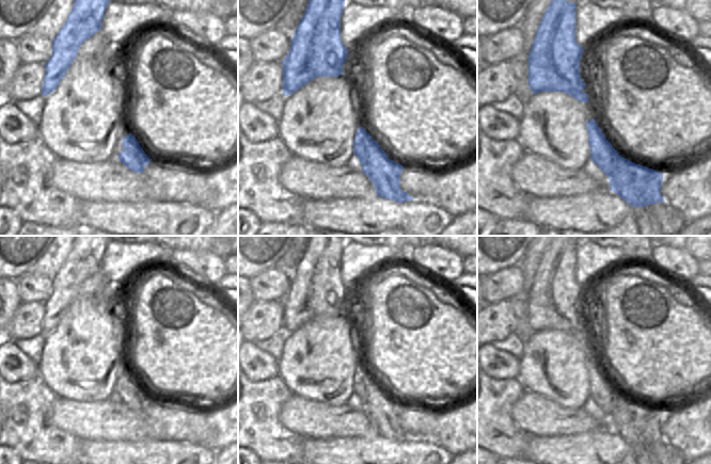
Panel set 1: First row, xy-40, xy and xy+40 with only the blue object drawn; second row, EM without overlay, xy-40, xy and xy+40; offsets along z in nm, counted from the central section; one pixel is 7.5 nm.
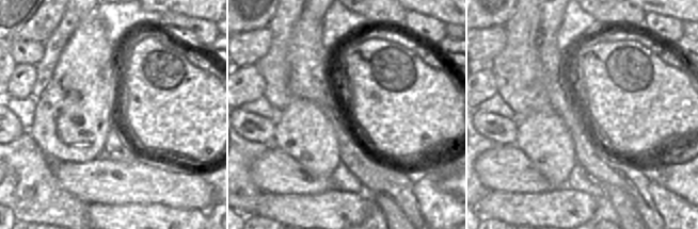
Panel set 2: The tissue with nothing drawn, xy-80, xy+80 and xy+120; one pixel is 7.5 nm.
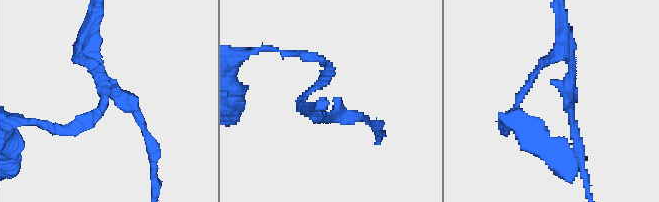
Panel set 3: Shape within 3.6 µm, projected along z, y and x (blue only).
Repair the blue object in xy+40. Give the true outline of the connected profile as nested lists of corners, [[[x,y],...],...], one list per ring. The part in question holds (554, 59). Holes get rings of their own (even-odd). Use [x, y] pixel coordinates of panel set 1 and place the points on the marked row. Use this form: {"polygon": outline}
{"polygon": [[[552,0],[546,10],[528,54],[528,86],[533,94],[564,92],[581,102],[588,102],[588,94],[583,93],[586,84],[580,76],[580,61],[584,49],[575,42],[575,10],[576,4],[567,0]]]}

